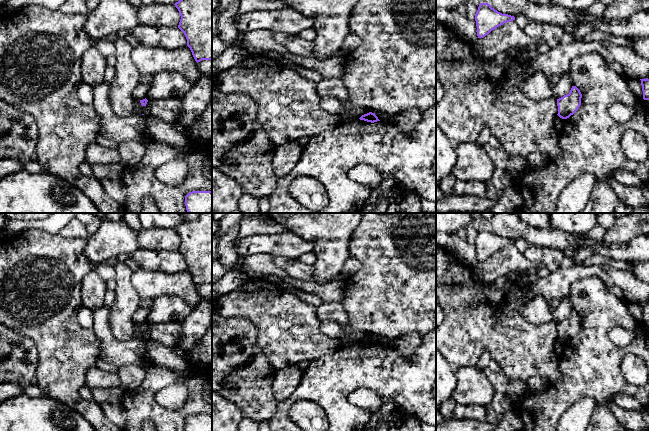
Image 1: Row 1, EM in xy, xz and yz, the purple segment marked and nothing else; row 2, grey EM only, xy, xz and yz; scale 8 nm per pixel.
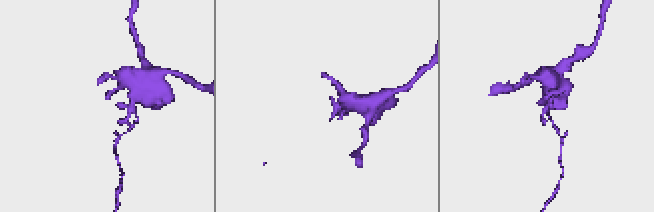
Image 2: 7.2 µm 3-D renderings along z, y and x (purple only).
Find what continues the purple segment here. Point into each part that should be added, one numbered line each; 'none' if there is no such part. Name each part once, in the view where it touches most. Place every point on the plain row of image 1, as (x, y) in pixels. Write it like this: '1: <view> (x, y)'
none

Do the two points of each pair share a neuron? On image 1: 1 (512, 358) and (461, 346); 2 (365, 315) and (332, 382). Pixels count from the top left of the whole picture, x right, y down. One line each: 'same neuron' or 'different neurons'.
1: same neuron
2: different neurons

